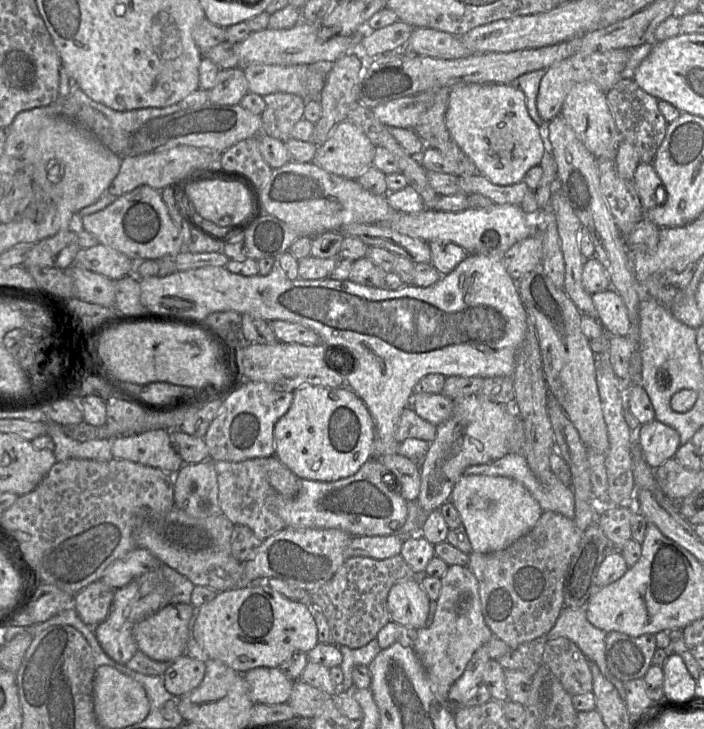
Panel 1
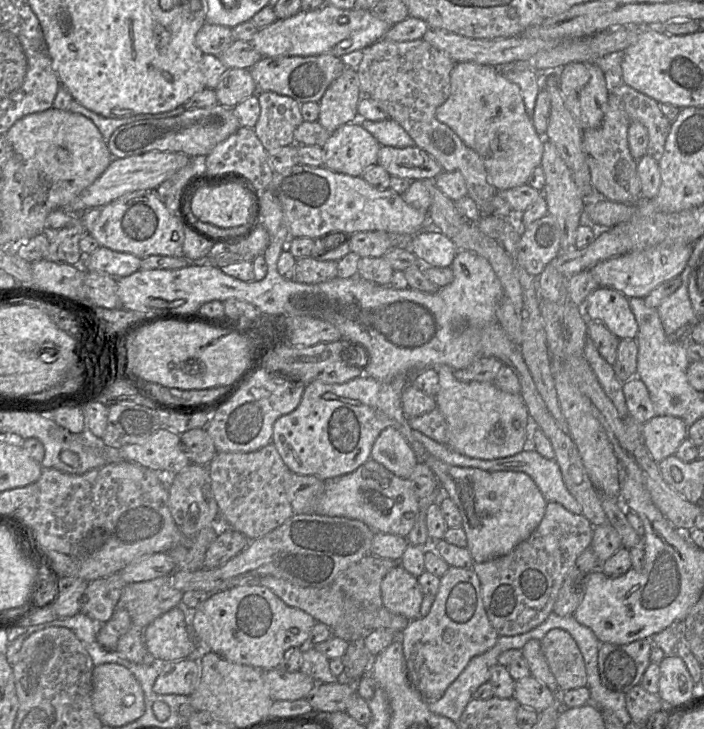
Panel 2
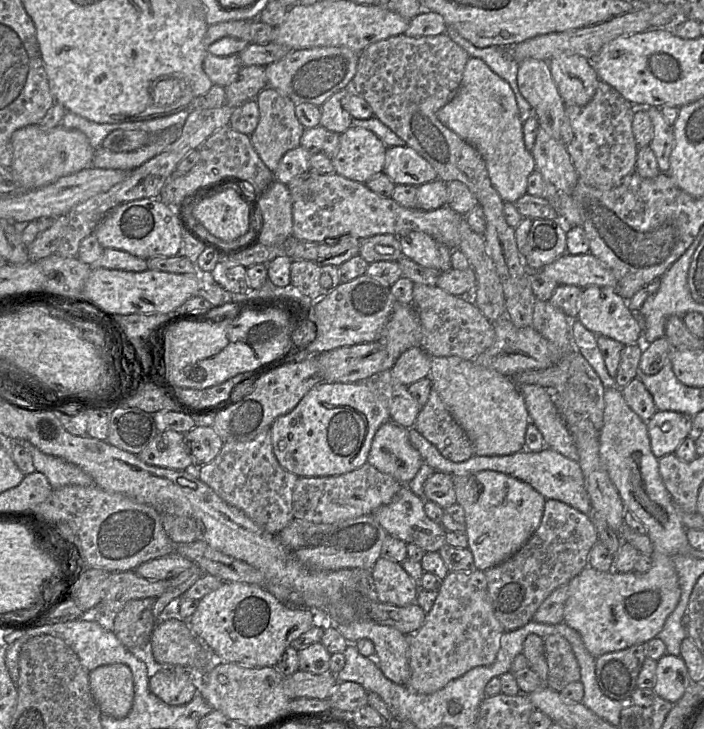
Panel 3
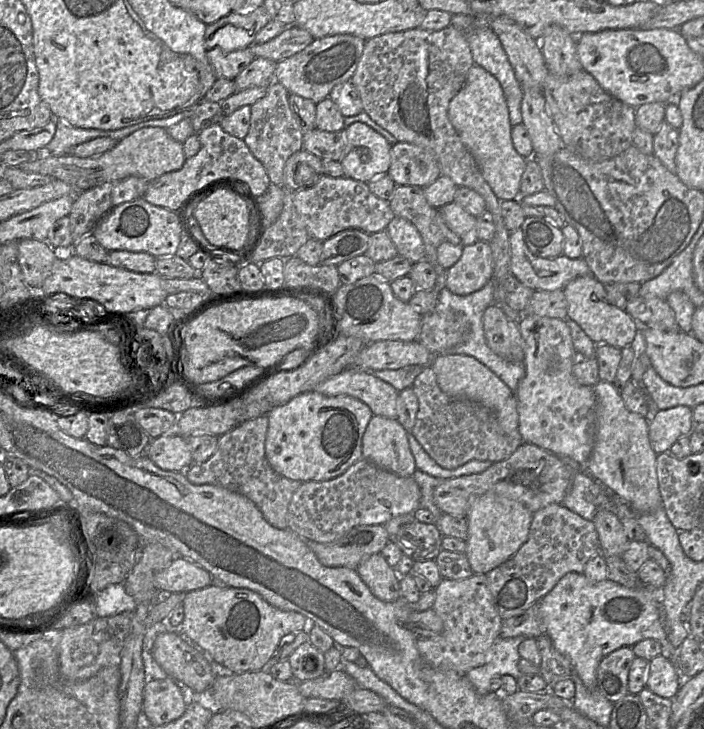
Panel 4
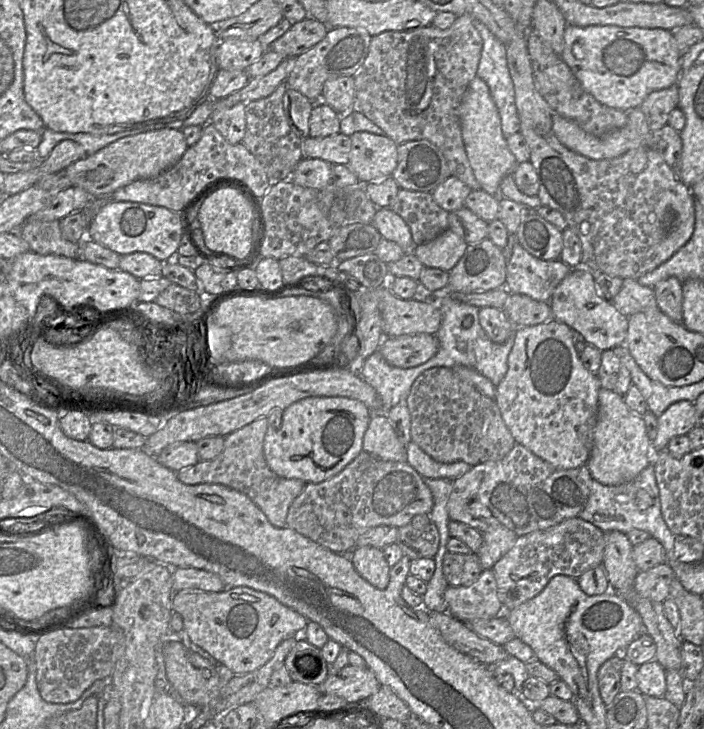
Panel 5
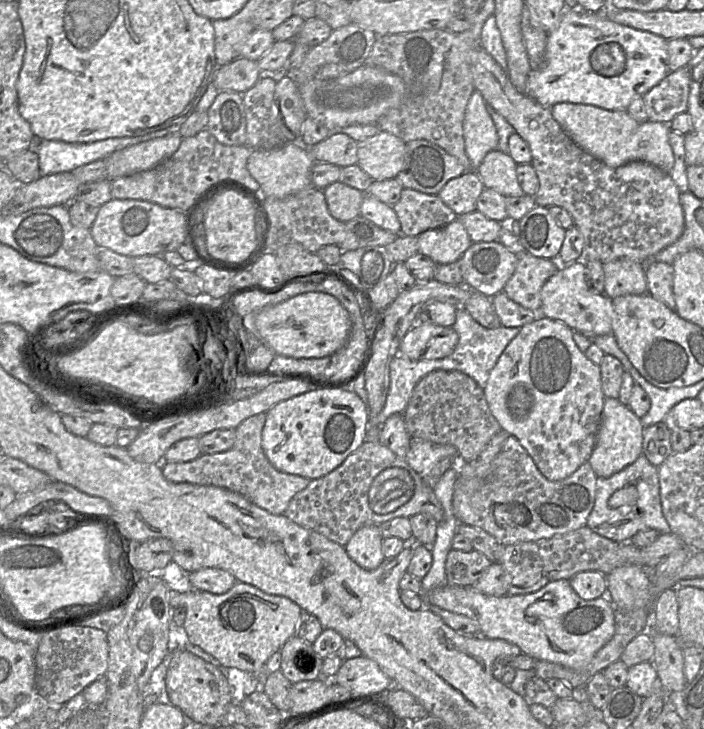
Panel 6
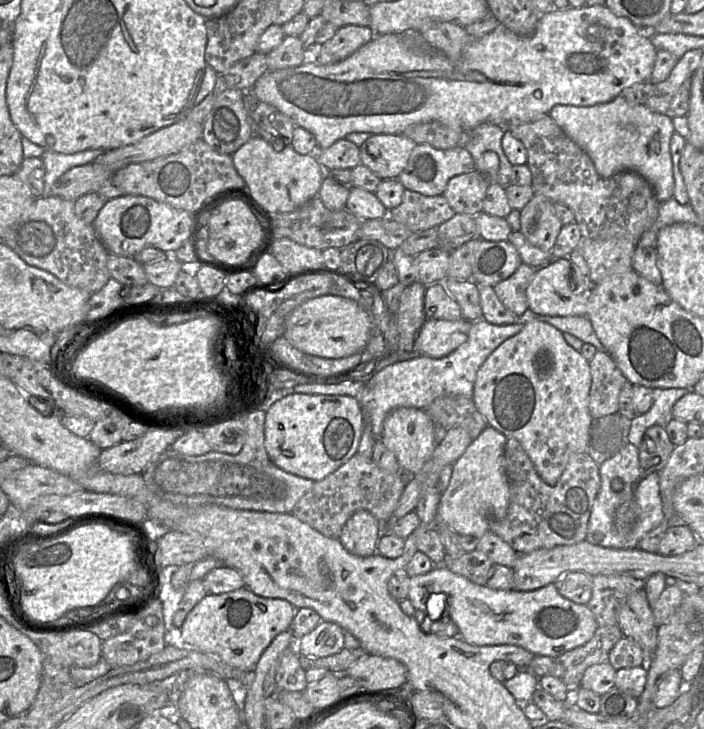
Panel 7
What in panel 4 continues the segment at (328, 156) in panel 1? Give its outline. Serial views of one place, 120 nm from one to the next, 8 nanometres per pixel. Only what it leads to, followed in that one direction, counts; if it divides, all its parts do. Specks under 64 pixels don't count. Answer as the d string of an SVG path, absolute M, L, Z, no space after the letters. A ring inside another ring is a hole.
M355 122L344 129L346 146L341 155L341 163L346 177L365 183L388 173L391 164L392 145L370 126Z

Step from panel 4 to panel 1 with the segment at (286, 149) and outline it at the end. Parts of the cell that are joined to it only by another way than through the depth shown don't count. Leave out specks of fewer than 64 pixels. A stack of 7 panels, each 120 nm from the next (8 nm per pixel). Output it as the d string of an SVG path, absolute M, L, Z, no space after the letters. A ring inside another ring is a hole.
M281 92L262 97L265 110L260 115L261 135L287 141L292 128L303 119L306 101L295 94Z

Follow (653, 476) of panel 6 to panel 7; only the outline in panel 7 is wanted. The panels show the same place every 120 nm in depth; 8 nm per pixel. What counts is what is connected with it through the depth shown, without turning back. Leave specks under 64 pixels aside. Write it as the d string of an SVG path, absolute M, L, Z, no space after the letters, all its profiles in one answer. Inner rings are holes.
M627 442L614 455L599 463L599 473L601 487L592 507L585 540L607 548L637 548L641 538L665 520L659 472L645 471L640 465L639 447ZM616 478L623 482L619 491L612 486Z

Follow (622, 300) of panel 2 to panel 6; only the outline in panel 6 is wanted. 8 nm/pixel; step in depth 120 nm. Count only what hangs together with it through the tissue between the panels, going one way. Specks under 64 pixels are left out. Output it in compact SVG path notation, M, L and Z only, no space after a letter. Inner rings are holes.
M584 260L561 265L559 270L546 281L541 289L539 315L562 322L573 331L580 332L589 339L612 334L614 316L612 299L589 287Z

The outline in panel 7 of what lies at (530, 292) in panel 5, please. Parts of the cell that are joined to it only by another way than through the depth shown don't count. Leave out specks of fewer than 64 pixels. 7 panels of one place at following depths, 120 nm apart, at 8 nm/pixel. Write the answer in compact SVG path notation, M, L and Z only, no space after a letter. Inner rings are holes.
M522 263L510 277L493 286L501 303L519 317L528 311L526 289L537 269Z

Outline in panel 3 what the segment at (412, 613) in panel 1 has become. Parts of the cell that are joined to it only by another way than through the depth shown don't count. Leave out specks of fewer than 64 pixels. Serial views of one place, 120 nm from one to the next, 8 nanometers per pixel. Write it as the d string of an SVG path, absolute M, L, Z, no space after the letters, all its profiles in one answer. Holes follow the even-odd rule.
M379 558L371 568L374 597L381 603L398 607L415 603L419 588L400 563Z

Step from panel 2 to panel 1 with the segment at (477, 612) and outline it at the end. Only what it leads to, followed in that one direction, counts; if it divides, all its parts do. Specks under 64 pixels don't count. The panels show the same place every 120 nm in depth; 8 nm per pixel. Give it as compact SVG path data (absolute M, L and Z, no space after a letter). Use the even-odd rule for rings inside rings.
M451 565L441 580L441 591L436 600L433 623L416 630L413 644L439 701L446 702L452 684L463 674L473 653L486 644L493 635L482 611L478 581L468 566Z

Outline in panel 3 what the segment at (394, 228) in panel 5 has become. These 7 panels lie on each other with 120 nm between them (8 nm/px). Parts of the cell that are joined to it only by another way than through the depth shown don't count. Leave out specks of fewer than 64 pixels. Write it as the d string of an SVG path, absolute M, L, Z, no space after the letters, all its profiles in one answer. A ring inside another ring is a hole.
M410 231L398 236L401 252L415 263L439 271L440 255L438 243L421 231Z

